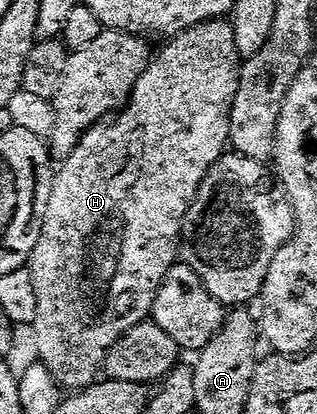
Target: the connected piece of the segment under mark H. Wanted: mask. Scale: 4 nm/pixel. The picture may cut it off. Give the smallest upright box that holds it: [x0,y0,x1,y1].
[28,19,240,390]

